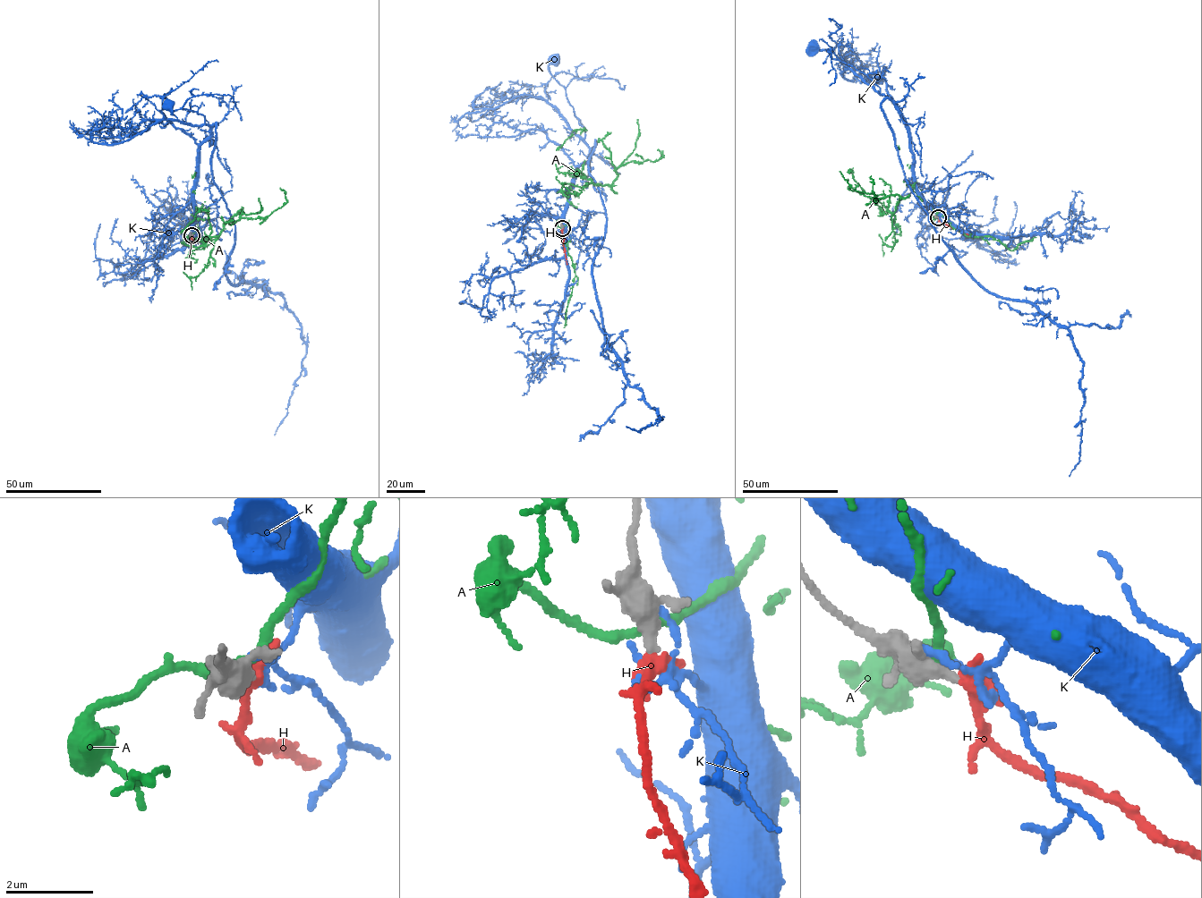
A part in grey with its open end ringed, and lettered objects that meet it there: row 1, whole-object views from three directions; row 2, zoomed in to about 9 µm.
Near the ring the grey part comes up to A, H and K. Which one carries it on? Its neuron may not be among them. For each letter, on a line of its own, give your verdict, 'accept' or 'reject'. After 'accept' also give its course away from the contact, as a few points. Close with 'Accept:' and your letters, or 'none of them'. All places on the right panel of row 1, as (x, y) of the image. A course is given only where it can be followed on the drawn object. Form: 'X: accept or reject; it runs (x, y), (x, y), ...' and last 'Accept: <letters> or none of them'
A: reject
H: accept; it runs (938, 217), (970, 234)
K: reject
Accept: H

